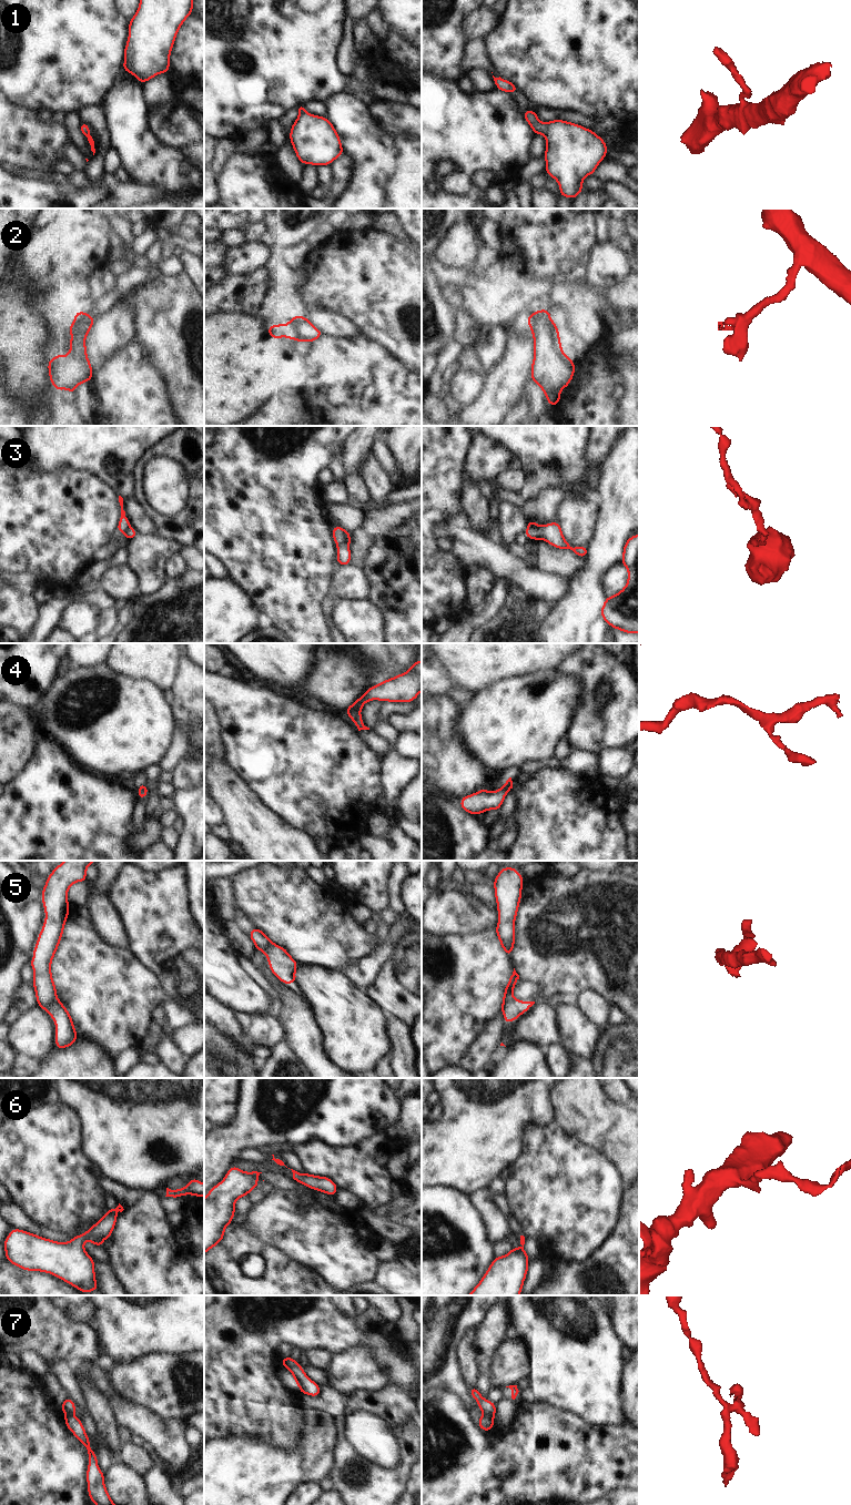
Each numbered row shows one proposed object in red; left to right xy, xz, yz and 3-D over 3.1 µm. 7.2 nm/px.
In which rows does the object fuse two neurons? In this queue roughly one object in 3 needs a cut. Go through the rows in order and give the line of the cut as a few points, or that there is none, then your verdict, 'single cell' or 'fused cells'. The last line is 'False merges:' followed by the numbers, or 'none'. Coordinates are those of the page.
1: no cut; single cell
2: no cut; single cell
3: cut in xz along (346, 531), (345, 539), (337, 543); fused cells
4: no cut; single cell
5: cut in yz along (512, 996), (502, 1010); fused cells
6: no cut; single cell
7: cut in yz along (483, 1413), (493, 1420); fused cells
False merges: 3, 5, 7

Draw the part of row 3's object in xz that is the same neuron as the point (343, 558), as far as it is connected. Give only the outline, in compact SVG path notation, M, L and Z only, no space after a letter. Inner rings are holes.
M351 532L345 533L345 541L342 543L337 543L337 556L336 561L340 563L340 566L347 566L351 565L351 550L349 550L349 543L351 543Z

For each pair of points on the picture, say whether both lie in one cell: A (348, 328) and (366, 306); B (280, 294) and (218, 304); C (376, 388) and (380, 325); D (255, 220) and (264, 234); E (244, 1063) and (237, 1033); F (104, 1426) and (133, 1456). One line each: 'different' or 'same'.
A: different
B: same
C: different
D: different
E: different
F: different

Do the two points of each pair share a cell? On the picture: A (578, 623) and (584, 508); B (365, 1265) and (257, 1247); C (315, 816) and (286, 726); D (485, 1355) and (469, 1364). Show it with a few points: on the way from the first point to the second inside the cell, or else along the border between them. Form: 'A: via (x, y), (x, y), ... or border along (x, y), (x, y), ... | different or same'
A: border along (597, 521), (594, 528), (594, 536), (587, 546) | different
B: border along (261, 1239), (279, 1247), (292, 1258), (306, 1265) | different
C: via (315, 794), (315, 778), (286, 749) | same
D: border along (477, 1333), (474, 1351), (476, 1361), (479, 1364) | different

